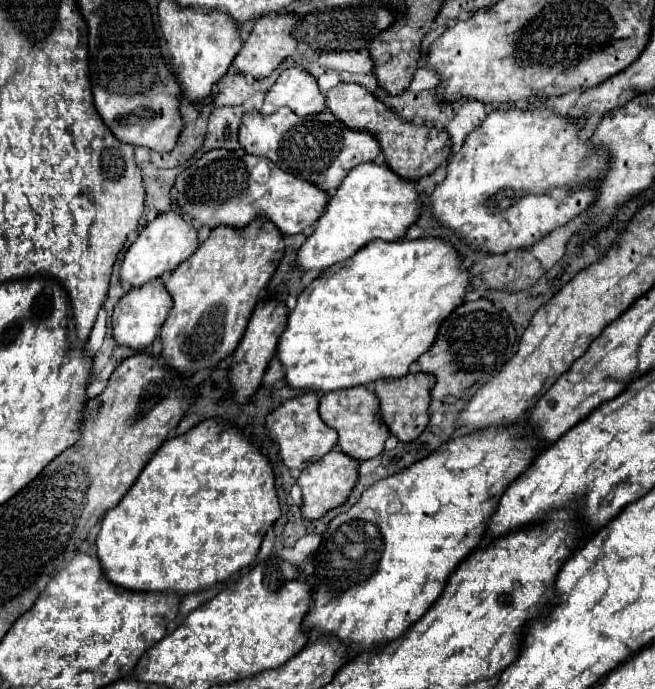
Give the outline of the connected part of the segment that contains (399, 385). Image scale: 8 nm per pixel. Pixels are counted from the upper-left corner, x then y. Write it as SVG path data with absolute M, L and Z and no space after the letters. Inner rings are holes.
M410 372L408 376L398 378L398 380L378 380L372 384L372 388L376 390L376 394L380 398L382 418L398 440L412 442L424 432L424 428L430 420L428 406L430 406L430 390L434 384L436 384L436 378L426 372Z

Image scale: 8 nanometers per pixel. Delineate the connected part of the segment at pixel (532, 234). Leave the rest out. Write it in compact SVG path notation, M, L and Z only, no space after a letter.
M528 104L526 110L524 108L510 108L510 110L492 110L486 120L482 122L482 126L478 130L474 130L472 134L468 134L468 138L464 140L464 146L460 148L460 152L454 154L454 158L448 164L448 176L444 182L440 182L432 194L432 212L434 216L446 226L450 226L452 232L456 232L462 240L466 236L466 240L478 248L486 248L490 254L504 254L510 250L520 250L520 248L528 248L532 244L536 244L540 238L544 238L548 232L552 232L554 228L560 228L564 224L568 224L572 218L576 218L578 214L586 212L588 206L592 206L592 202L598 196L598 186L602 182L602 178L606 176L606 170L610 168L610 154L608 150L596 148L590 140L582 140L580 138L580 126L576 122L570 122L568 118L564 118L562 114L554 114L550 104Z

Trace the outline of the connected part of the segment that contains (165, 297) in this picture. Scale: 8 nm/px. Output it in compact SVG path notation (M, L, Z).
M162 280L146 282L146 286L132 288L114 308L114 314L112 314L114 340L120 346L130 346L134 350L148 348L156 340L156 336L158 336L170 308L172 308L172 296L166 292Z

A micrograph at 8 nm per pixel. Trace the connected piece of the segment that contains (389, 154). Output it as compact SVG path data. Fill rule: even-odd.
M338 84L326 94L326 104L336 118L340 118L352 130L368 130L372 132L386 156L386 164L402 178L420 180L422 176L434 172L442 162L448 160L452 144L446 130L438 130L434 126L416 126L412 122L404 122L390 108L382 106L382 102L372 96L364 86L358 84Z

